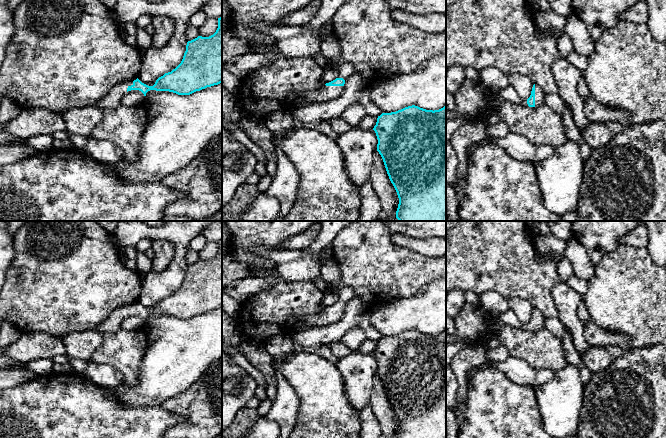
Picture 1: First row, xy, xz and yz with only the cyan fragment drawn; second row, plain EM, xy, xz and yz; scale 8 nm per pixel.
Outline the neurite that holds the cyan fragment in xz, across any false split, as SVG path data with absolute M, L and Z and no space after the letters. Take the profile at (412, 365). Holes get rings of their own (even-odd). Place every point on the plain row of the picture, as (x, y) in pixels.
M412 329L396 336L382 337L378 340L373 354L378 363L377 375L383 383L389 403L399 422L396 438L446 438L446 330L433 335Z

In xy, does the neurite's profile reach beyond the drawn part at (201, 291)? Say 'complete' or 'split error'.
split error

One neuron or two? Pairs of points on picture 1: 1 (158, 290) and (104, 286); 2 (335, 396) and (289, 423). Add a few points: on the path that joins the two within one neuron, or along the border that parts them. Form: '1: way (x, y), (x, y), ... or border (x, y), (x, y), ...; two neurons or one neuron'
1: border (142, 280), (140, 295), (137, 301); two neurons
2: border (296, 395), (298, 410), (296, 424), (293, 427); two neurons

